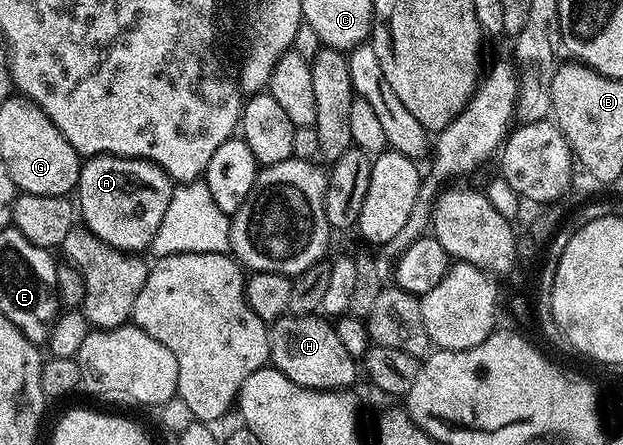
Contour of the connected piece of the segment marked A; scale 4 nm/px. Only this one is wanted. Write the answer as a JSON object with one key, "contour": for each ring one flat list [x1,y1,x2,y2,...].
{"contour":[[96,154,79,168,77,214,82,225,105,244,118,250,143,252,161,228,165,208,169,208,173,183,164,170,146,158,121,158,117,154]]}

